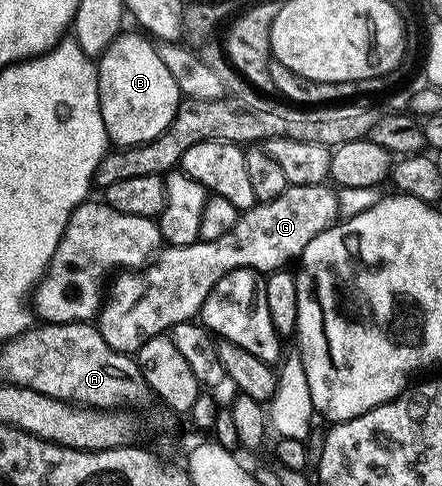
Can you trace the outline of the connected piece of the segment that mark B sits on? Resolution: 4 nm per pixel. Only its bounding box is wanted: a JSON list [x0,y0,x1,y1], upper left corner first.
[96,31,183,149]

